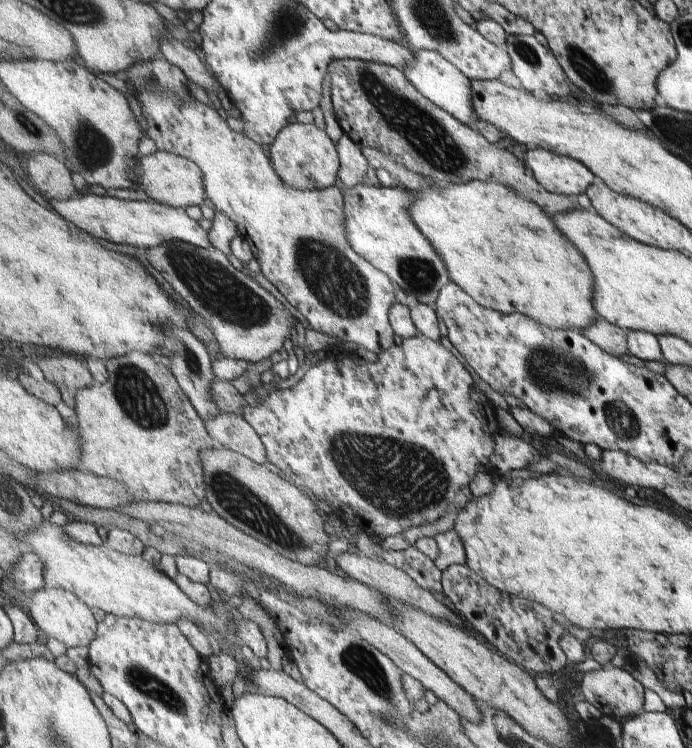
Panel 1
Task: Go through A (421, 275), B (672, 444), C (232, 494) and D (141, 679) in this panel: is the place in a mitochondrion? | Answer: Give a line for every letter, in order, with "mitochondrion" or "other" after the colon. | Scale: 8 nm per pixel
A: mitochondrion
B: other
C: mitochondrion
D: mitochondrion

